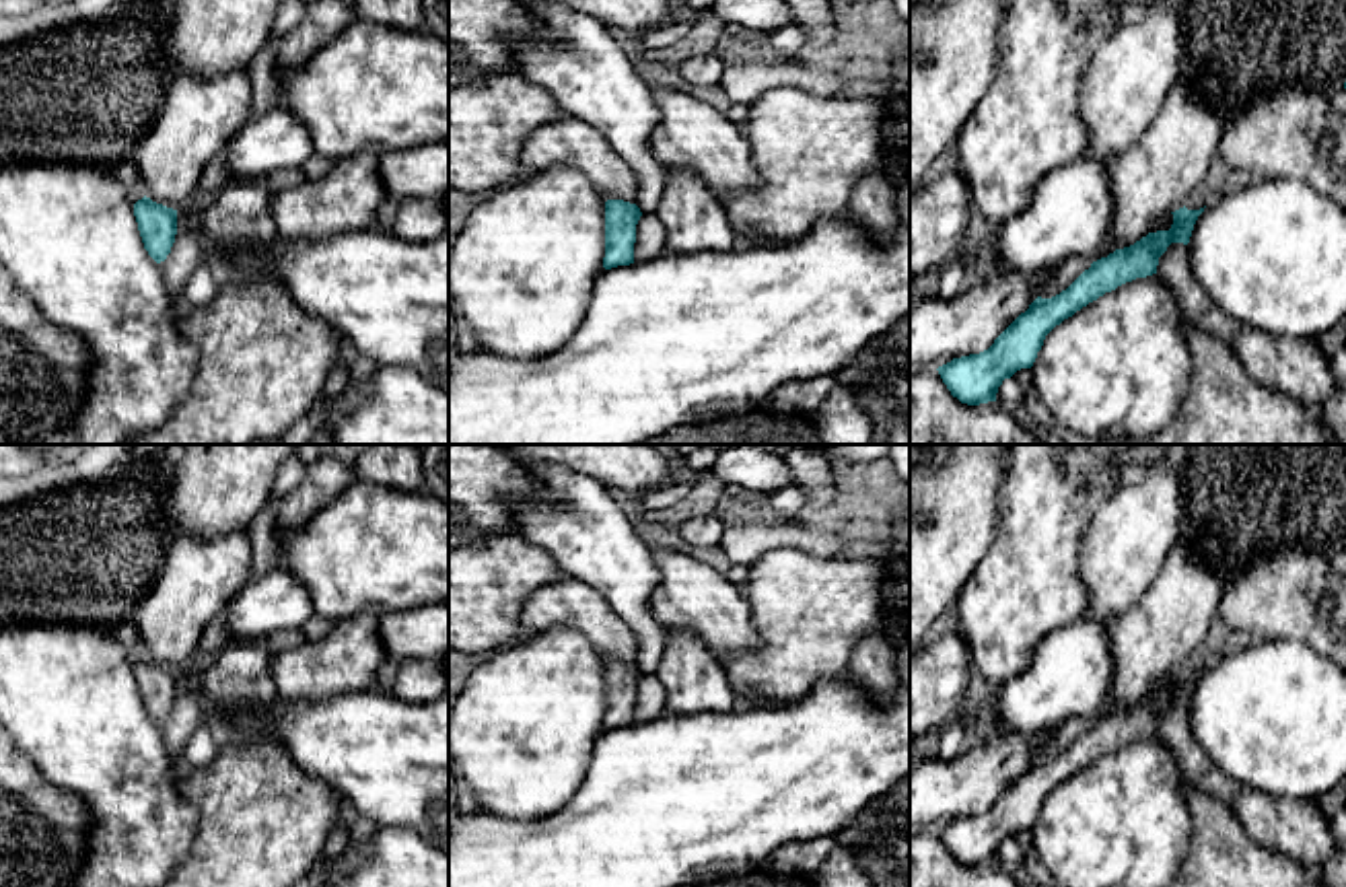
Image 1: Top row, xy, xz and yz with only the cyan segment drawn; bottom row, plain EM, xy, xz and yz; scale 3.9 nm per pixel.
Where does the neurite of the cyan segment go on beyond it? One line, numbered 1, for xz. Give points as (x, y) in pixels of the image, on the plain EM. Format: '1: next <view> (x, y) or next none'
1: next none

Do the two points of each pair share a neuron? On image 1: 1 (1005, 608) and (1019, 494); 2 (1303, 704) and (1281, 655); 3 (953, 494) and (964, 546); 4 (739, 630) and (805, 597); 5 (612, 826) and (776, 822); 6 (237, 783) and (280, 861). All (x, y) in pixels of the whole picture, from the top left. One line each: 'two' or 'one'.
1: one
2: one
3: one
4: two
5: one
6: one

